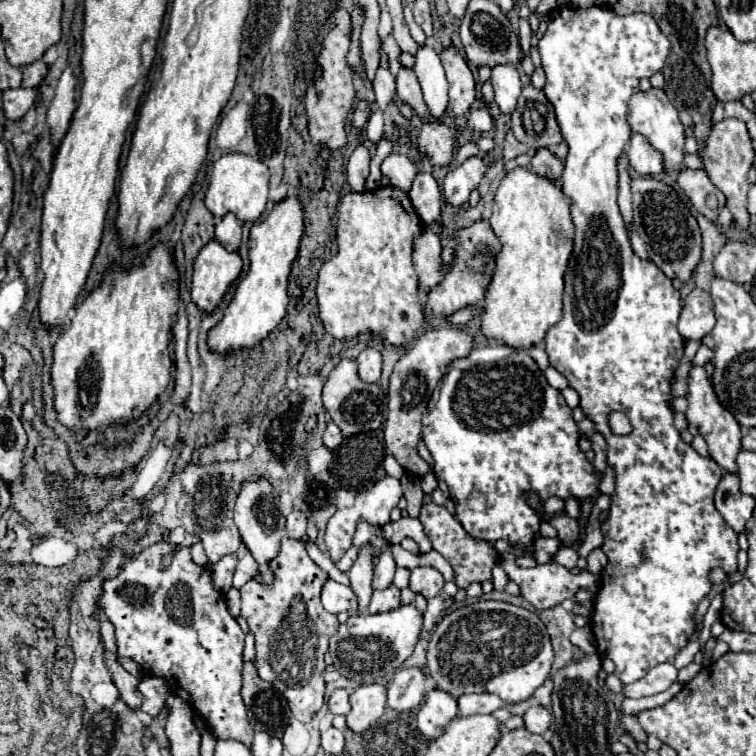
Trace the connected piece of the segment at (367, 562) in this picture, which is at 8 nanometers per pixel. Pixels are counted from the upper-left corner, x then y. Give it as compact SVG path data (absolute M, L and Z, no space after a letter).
M364 545L358 551L358 559L352 565L352 569L348 571L348 577L352 583L352 591L358 597L360 611L366 611L368 603L370 603L370 595L372 595L372 587L370 587L370 581L372 581L372 547L370 545Z

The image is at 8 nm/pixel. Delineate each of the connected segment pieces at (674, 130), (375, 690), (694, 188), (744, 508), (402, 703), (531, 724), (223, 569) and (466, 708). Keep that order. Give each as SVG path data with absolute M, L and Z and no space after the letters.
M652 87L650 91L638 91L628 103L628 123L634 133L644 135L654 149L658 149L664 157L666 171L680 171L682 169L682 155L684 155L684 125L678 119L678 111L668 101L662 89Z
M360 685L352 695L350 695L350 713L346 715L346 725L354 733L366 731L372 723L380 719L386 707L386 685Z
M684 169L678 175L678 185L688 195L690 203L698 213L702 213L706 219L714 221L720 213L720 209L726 203L726 197L720 189L716 189L704 169Z
M724 473L716 493L714 493L714 503L718 513L724 517L724 521L736 531L742 533L746 527L746 521L752 517L752 509L754 509L754 497L748 497L744 493L740 493L738 489L740 479L736 473Z
M406 667L396 671L394 677L388 681L388 707L396 711L416 709L422 703L428 685L428 671L420 667Z
M530 707L524 713L524 725L530 733L544 733L550 725L550 713L546 707Z
M228 553L224 555L214 567L212 567L212 583L218 591L226 593L232 587L232 575L236 571L236 555Z
M480 693L480 695L460 695L458 707L460 715L476 715L476 713L494 713L496 709L502 709L506 703L492 695L492 693Z

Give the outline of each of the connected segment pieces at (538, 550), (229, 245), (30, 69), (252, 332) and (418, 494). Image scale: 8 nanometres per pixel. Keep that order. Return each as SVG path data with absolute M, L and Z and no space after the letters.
M554 537L554 539L538 539L536 543L534 543L534 557L536 557L536 561L538 563L548 563L550 561L550 557L552 557L552 553L556 553L556 549L562 545L562 541L558 539L558 537Z
M232 213L224 215L222 221L216 225L216 241L228 251L238 251L242 243L242 225Z
M40 59L40 61L34 61L30 63L28 67L24 67L24 79L22 79L22 87L38 87L44 77L48 75L48 65Z
M286 197L286 199L282 199L282 201L278 201L276 205L274 205L274 209L270 211L270 215L262 221L262 223L256 223L254 227L252 227L252 231L250 231L250 239L248 239L248 257L250 257L250 271L248 271L248 275L246 277L242 277L240 279L240 283L238 283L238 287L236 287L236 293L234 293L234 297L232 297L232 301L230 301L230 305L226 307L226 311L224 311L224 319L214 327L214 329L210 329L210 333L208 333L208 345L212 347L212 349L216 349L216 351L220 351L220 353L226 353L228 349L240 349L240 347L252 347L252 345L258 345L280 321L282 321L282 317L284 317L284 313L286 313L286 305L288 305L288 277L290 277L290 271L292 271L292 265L296 263L296 253L300 251L300 241L302 241L302 235L304 235L304 207L302 207L302 201L298 199L298 197Z
M404 473L404 475L400 477L400 483L402 483L404 499L406 499L406 503L408 503L408 507L406 507L408 515L410 515L410 517L418 517L418 515L420 515L420 509L422 509L422 495L424 495L418 479L412 477L410 473Z

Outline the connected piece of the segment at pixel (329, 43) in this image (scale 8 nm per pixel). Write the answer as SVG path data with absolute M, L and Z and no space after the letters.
M336 9L334 25L324 35L322 51L318 55L318 65L322 69L322 75L314 83L308 85L306 97L304 97L310 139L314 145L324 145L324 149L332 149L332 153L336 153L336 149L342 151L348 145L346 125L350 121L350 113L352 113L354 97L356 97L356 89L352 83L352 71L350 67L346 67L348 43L350 43L350 13L346 9Z

